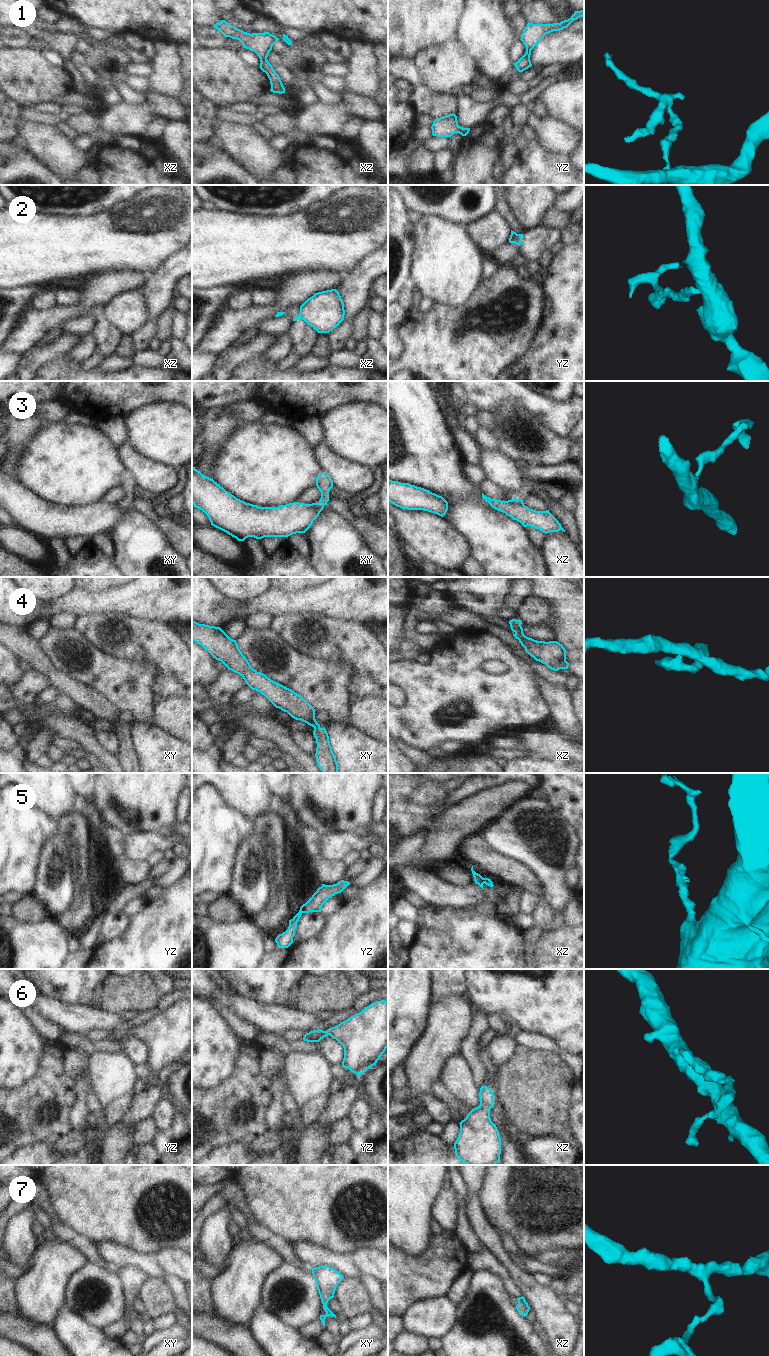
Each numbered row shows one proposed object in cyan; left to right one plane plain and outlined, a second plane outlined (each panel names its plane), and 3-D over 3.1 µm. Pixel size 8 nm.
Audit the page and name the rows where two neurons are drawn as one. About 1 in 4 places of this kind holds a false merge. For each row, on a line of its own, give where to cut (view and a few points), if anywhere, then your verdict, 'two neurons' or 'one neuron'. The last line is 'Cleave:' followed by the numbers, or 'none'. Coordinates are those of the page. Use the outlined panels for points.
1: cut none; one neuron
2: cut yz (521, 240), (515, 243); two neurons
3: cut xy (319, 501), (324, 504); two neurons
4: cut none; one neuron
5: cut xz (482, 878), (484, 882); two neurons
6: cut none; one neuron
7: cut none; one neuron
Cleave: 2, 3, 5

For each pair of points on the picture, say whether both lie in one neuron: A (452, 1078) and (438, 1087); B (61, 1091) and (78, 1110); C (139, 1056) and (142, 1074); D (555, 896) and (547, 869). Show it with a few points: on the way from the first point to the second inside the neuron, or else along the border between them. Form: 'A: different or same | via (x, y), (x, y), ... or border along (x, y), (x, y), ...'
A: different | border along (438, 1079), (459, 1101)
B: different | border along (75, 1081), (75, 1101), (69, 1114), (70, 1127)
C: different | border along (145, 1062), (136, 1066)
D: same | via (555, 889), (554, 876)

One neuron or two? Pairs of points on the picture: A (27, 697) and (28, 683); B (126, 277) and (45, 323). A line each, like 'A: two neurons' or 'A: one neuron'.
A: one neuron
B: one neuron

